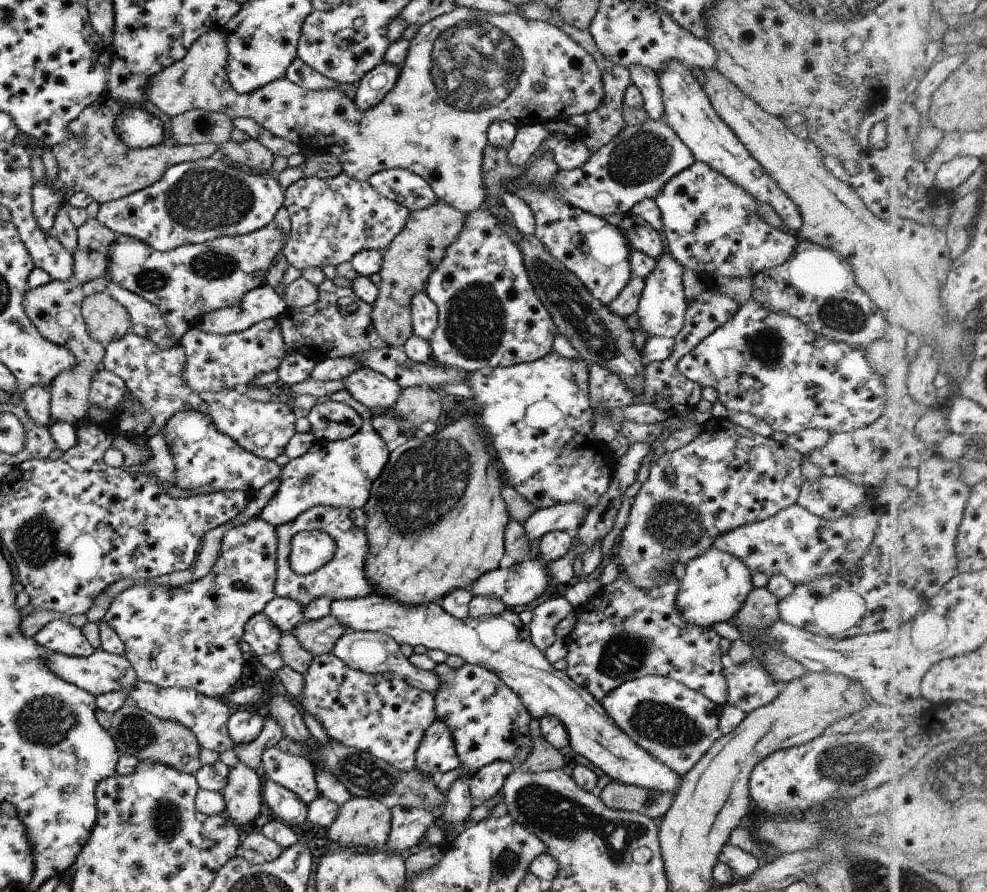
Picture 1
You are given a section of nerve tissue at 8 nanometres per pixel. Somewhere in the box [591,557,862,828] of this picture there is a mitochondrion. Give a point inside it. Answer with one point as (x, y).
(666, 725)

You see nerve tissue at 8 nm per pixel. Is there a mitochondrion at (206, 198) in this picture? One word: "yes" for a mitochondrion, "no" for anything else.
yes

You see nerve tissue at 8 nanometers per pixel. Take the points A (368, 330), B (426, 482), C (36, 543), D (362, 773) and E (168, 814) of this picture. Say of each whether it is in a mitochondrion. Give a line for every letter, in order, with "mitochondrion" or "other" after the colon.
A: other
B: mitochondrion
C: mitochondrion
D: mitochondrion
E: mitochondrion

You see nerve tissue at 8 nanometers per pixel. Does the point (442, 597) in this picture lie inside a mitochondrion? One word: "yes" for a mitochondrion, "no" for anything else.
no

